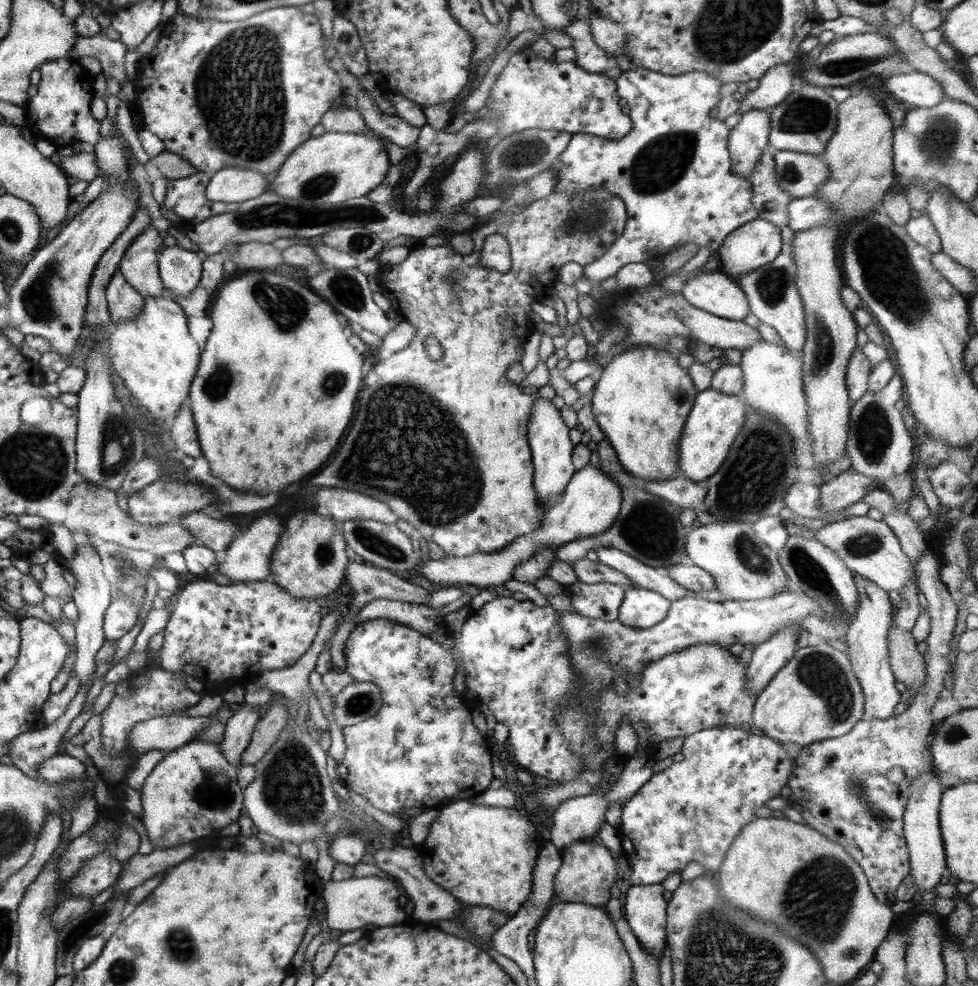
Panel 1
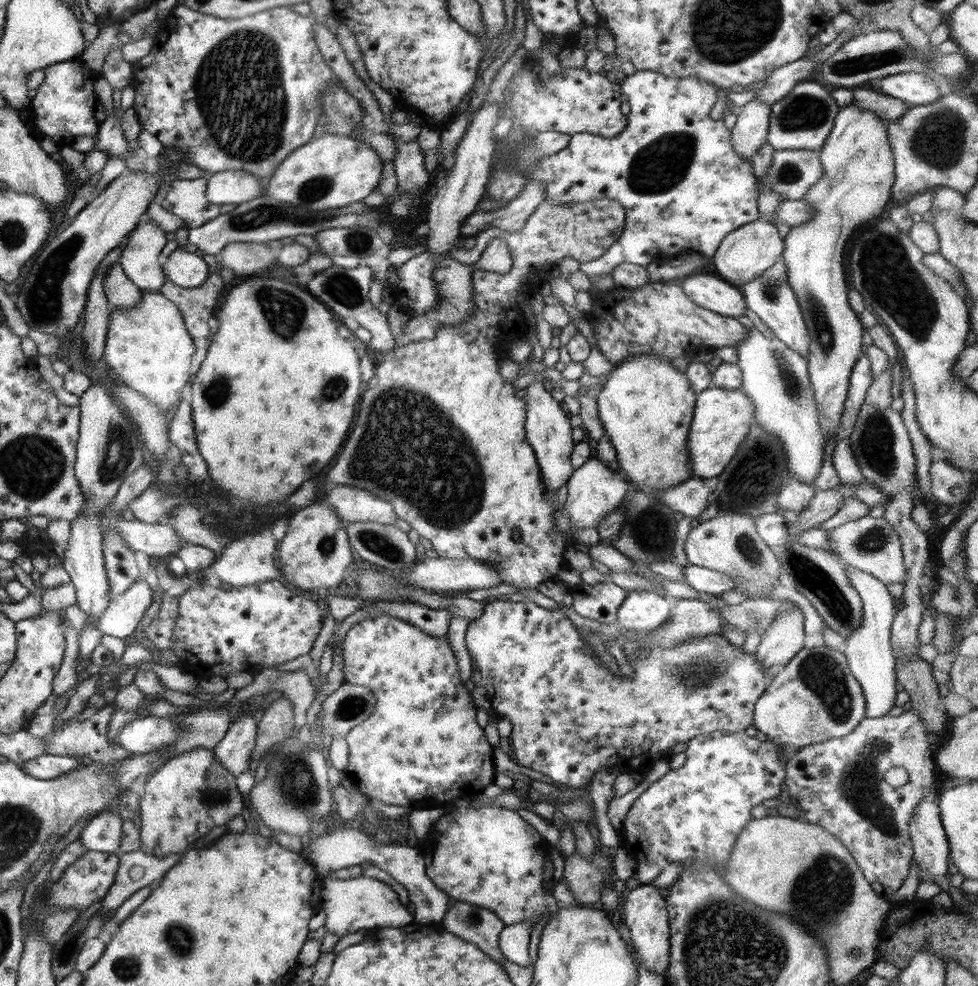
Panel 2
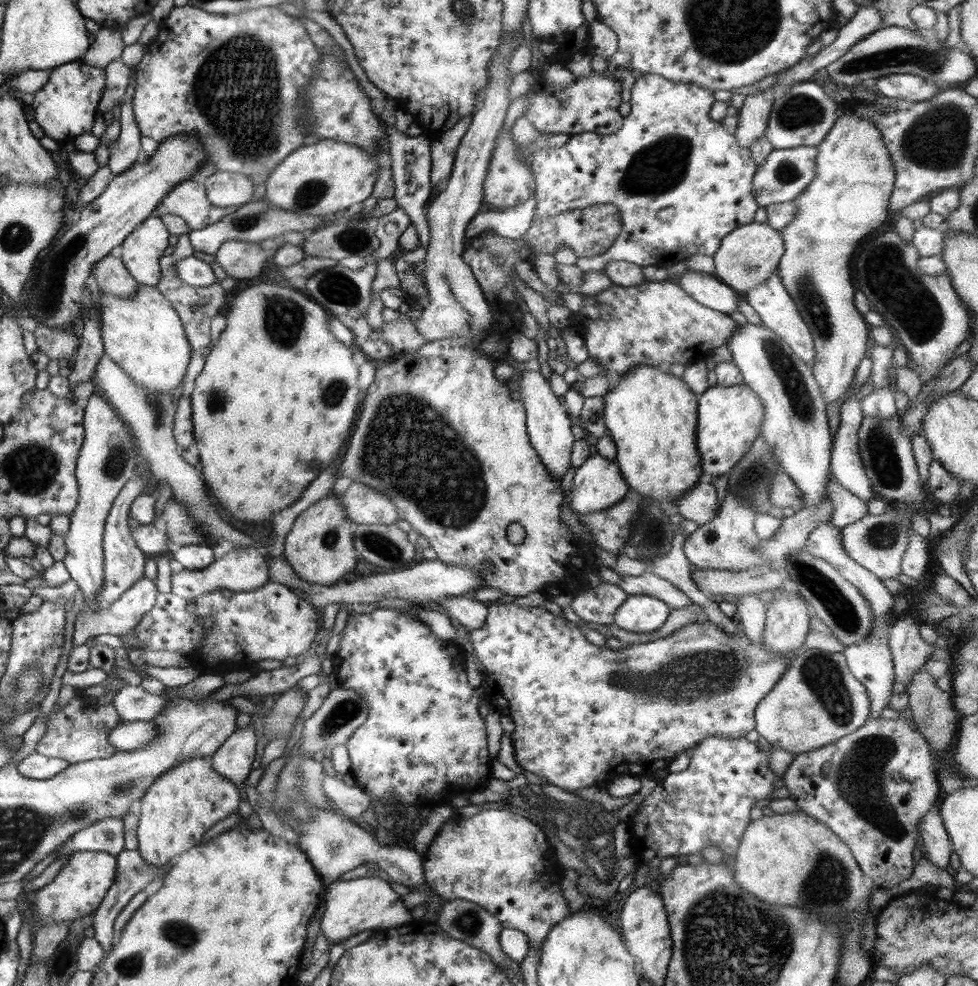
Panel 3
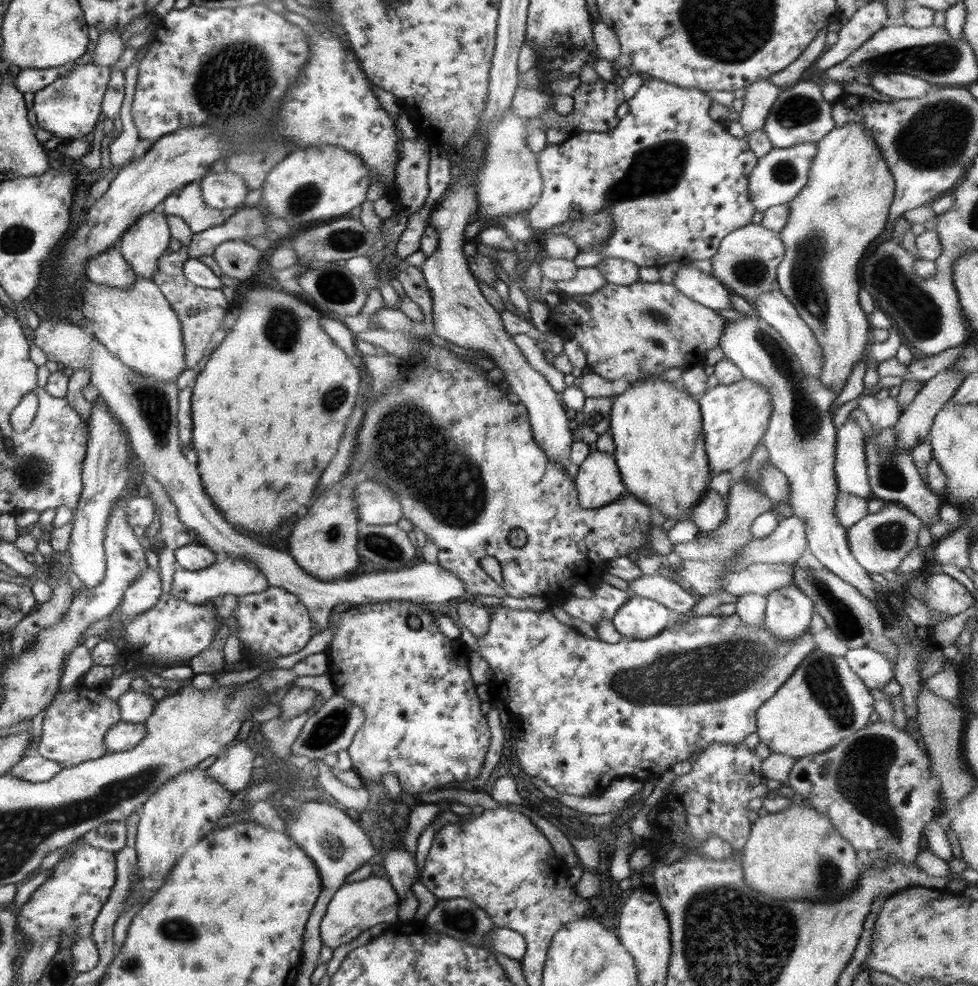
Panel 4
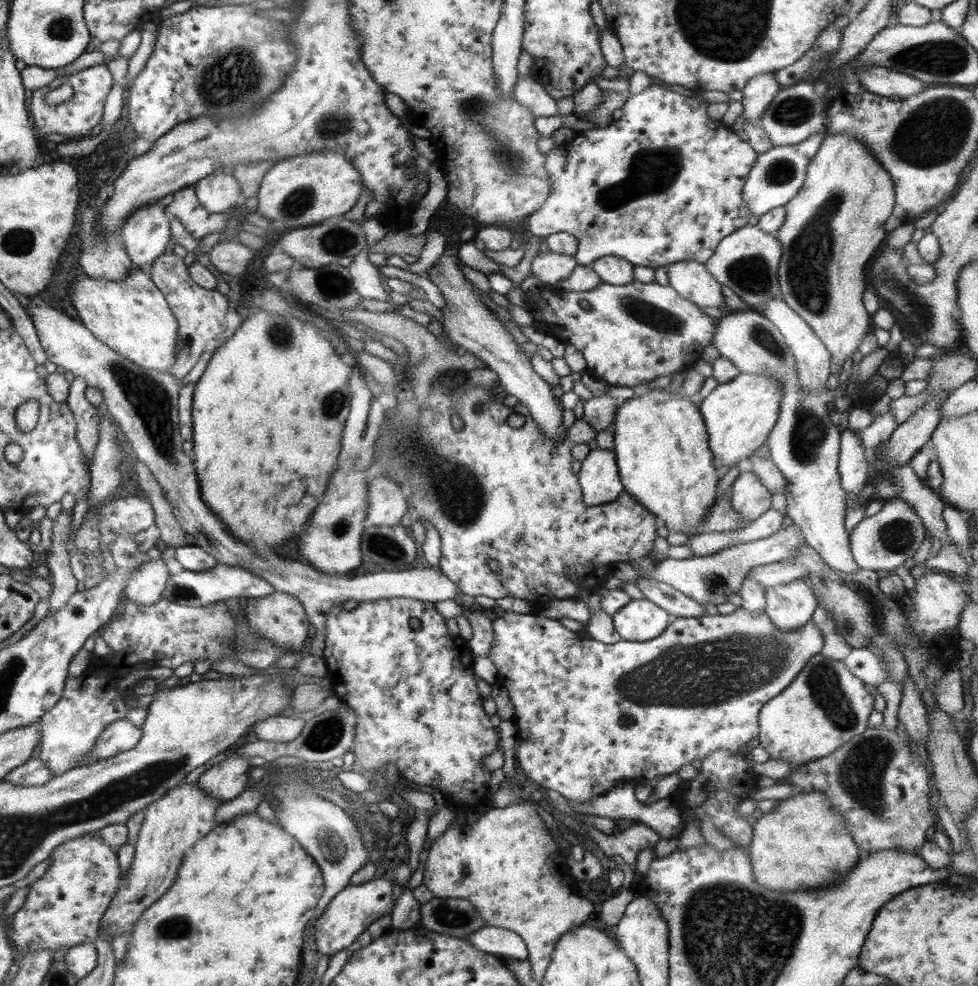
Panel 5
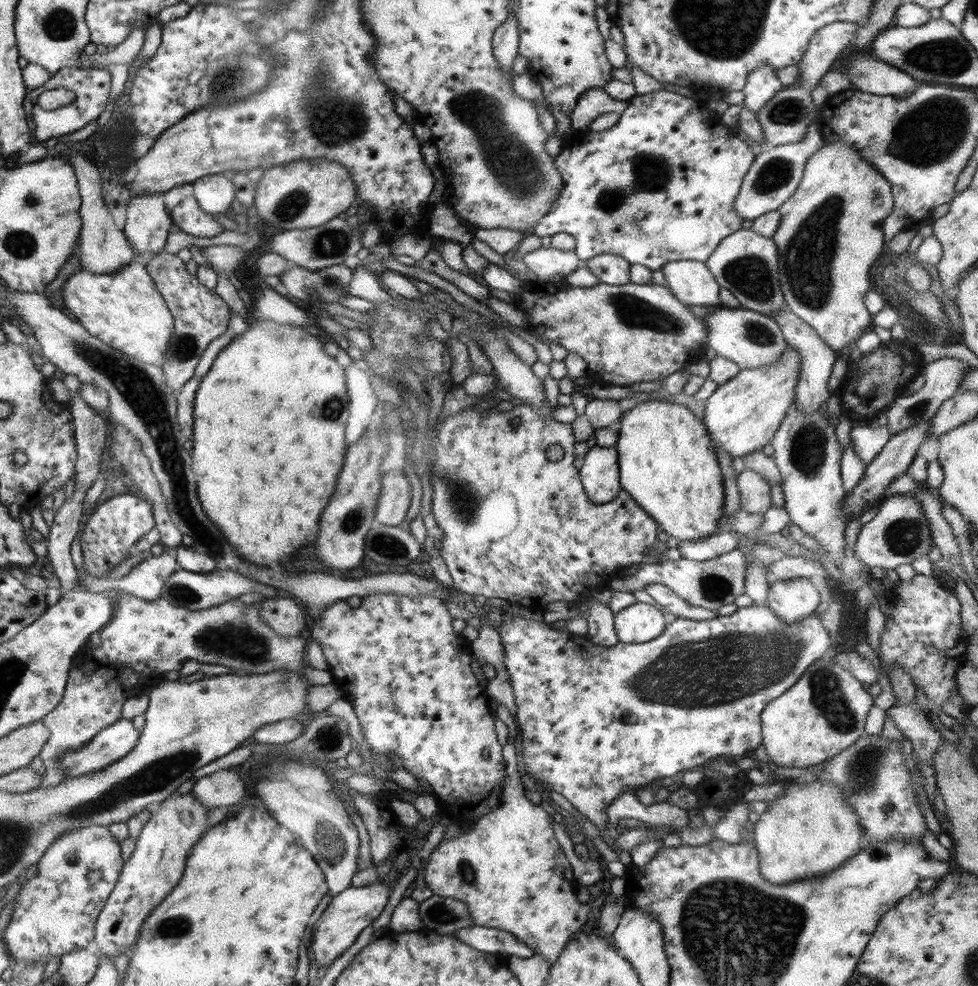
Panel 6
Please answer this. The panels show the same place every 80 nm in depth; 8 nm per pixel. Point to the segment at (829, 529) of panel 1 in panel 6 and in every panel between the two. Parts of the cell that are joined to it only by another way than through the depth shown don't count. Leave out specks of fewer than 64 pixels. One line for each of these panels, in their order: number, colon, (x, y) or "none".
2: (870, 544)
3: (877, 543)
4: (879, 542)
5: (885, 541)
6: (899, 534)

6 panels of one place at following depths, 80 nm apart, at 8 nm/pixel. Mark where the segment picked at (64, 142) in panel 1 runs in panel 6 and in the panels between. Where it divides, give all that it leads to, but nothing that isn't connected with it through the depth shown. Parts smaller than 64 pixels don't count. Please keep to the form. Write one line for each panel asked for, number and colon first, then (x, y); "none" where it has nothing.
2: (63, 108)
3: (66, 106)
4: (69, 108)
5: (77, 117)
6: (91, 86)

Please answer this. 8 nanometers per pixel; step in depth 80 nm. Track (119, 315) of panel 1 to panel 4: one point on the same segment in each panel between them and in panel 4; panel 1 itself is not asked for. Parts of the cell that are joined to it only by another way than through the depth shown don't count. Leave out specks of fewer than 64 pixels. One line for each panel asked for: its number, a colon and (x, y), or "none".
2: (120, 291)
3: (112, 277)
4: (109, 267)

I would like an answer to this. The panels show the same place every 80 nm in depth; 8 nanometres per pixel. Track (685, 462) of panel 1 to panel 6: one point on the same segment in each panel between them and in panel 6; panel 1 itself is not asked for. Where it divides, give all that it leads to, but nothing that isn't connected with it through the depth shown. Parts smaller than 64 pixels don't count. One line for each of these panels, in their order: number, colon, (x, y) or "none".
2: (722, 418)
3: (729, 417)
4: (735, 417)
5: (738, 415)
6: (742, 415)

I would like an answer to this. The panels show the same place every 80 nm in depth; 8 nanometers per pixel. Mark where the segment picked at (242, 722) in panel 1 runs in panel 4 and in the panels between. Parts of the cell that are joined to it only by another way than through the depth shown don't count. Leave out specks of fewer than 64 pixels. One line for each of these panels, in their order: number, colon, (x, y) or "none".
2: (234, 751)
3: (233, 759)
4: (232, 768)

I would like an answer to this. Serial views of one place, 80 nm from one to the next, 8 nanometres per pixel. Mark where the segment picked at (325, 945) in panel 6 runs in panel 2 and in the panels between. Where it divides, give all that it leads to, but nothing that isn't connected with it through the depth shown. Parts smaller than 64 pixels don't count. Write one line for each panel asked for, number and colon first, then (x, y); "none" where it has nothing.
2: (352, 905)
3: (352, 906)
4: (357, 906)
5: (354, 908)

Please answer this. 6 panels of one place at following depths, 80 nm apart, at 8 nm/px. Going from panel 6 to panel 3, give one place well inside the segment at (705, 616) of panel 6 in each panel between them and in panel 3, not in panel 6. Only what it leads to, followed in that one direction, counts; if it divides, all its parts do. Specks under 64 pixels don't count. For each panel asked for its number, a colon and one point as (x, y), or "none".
3: (649, 584)
4: (666, 591)
5: (675, 602)

